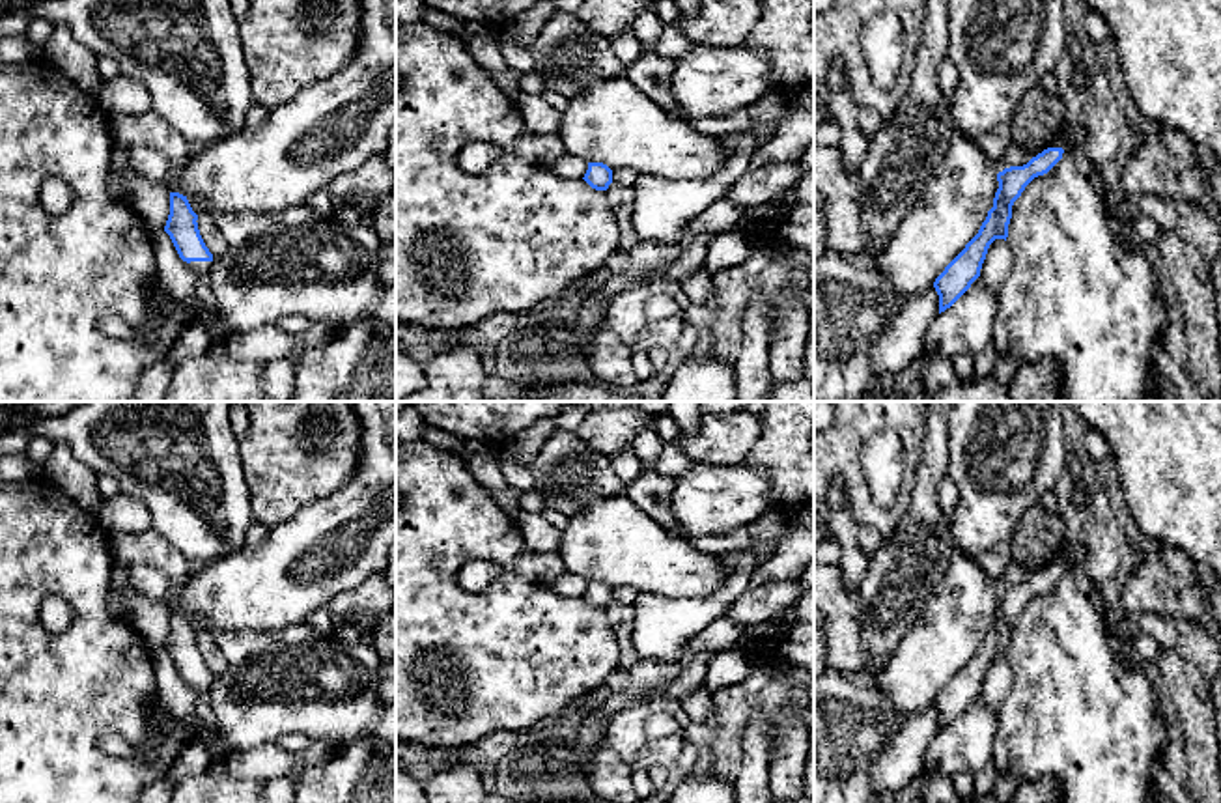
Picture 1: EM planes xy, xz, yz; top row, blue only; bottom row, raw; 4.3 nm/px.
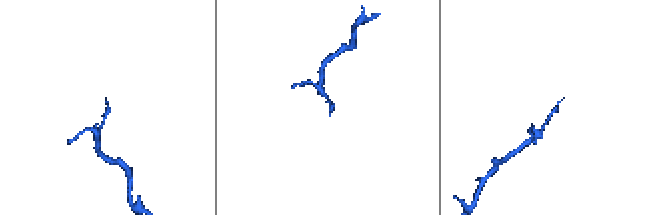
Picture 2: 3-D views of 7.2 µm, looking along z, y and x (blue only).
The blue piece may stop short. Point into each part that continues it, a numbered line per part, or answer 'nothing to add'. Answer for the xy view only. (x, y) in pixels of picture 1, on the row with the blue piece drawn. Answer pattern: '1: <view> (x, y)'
1: xy (206, 295)

